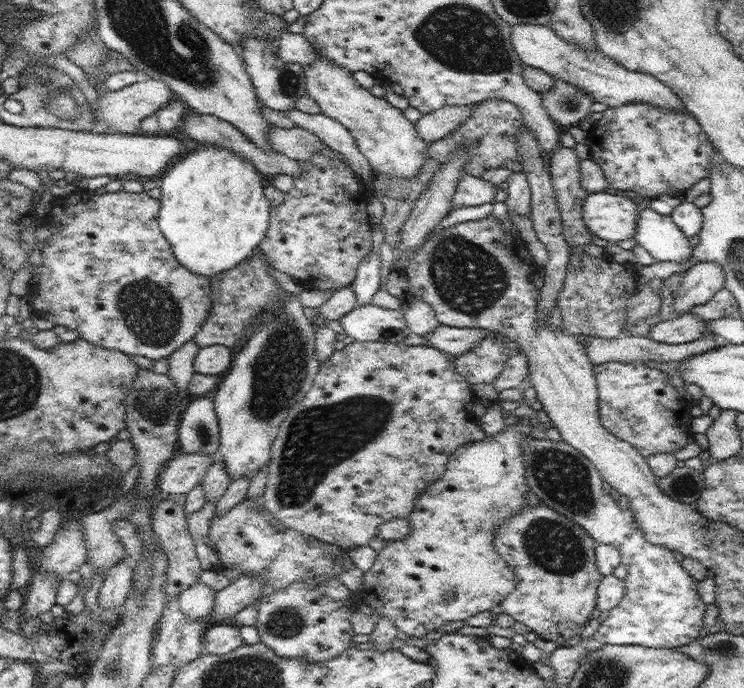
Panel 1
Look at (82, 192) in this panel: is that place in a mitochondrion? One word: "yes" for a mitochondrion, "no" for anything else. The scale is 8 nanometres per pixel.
no

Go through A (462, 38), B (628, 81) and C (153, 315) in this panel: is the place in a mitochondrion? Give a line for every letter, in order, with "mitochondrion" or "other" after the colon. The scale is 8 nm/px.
A: mitochondrion
B: other
C: mitochondrion

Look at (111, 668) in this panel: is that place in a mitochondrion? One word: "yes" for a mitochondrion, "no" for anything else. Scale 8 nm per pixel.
yes

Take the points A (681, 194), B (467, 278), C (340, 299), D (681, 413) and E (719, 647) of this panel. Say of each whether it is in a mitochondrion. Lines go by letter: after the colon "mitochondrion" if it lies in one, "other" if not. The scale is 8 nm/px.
A: other
B: mitochondrion
C: other
D: other
E: mitochondrion

